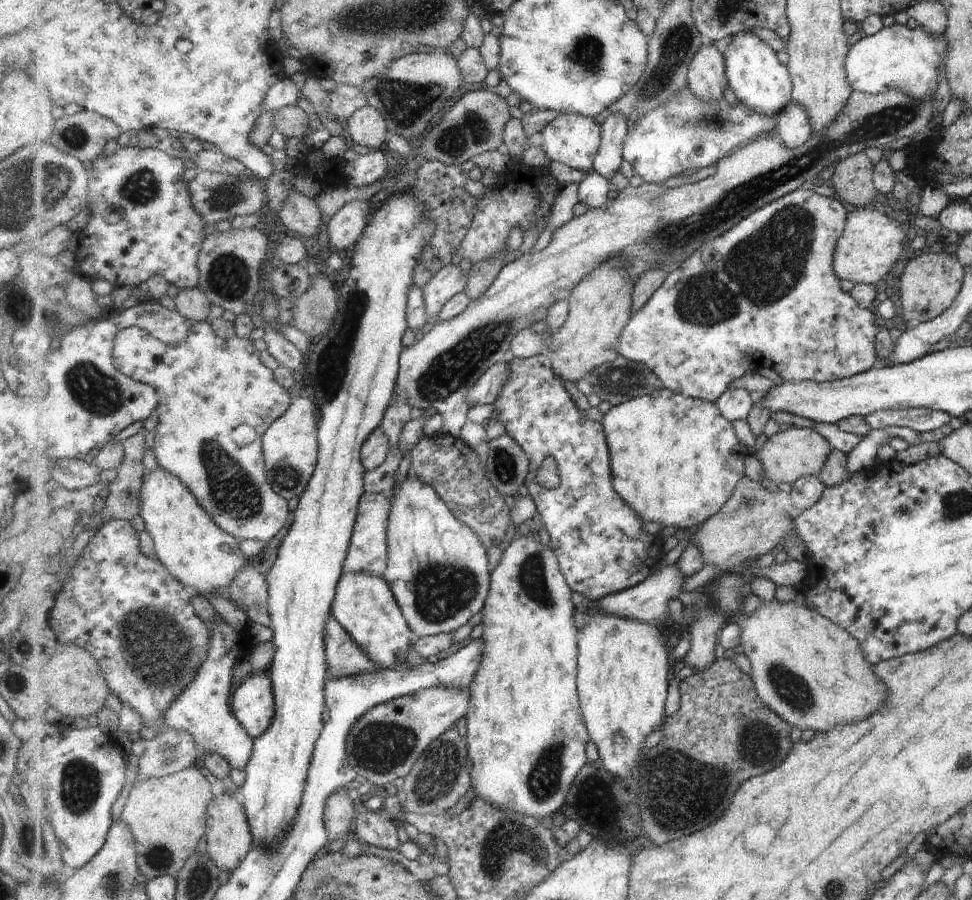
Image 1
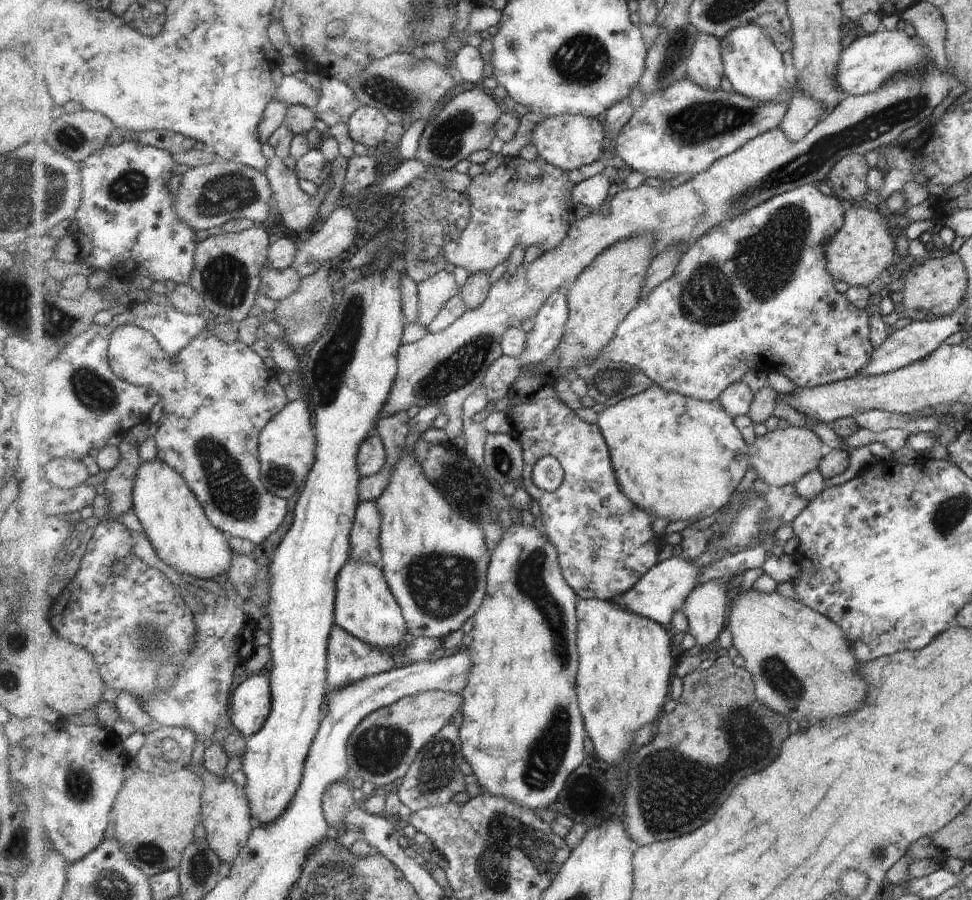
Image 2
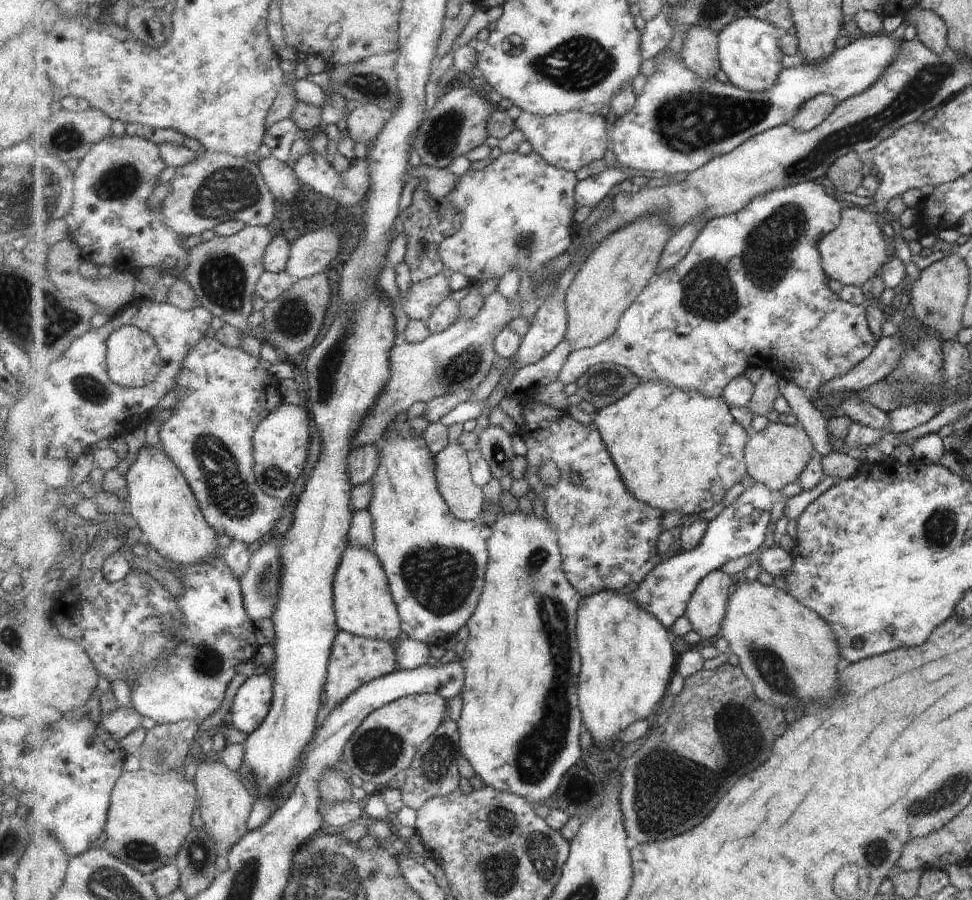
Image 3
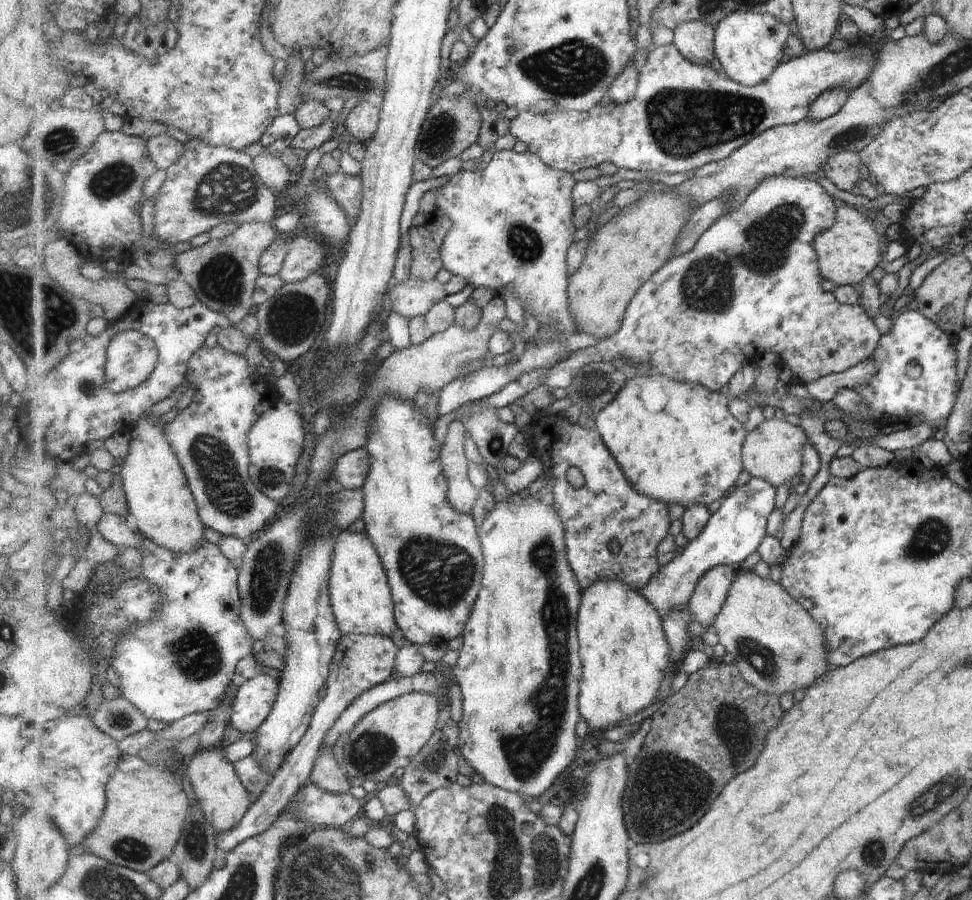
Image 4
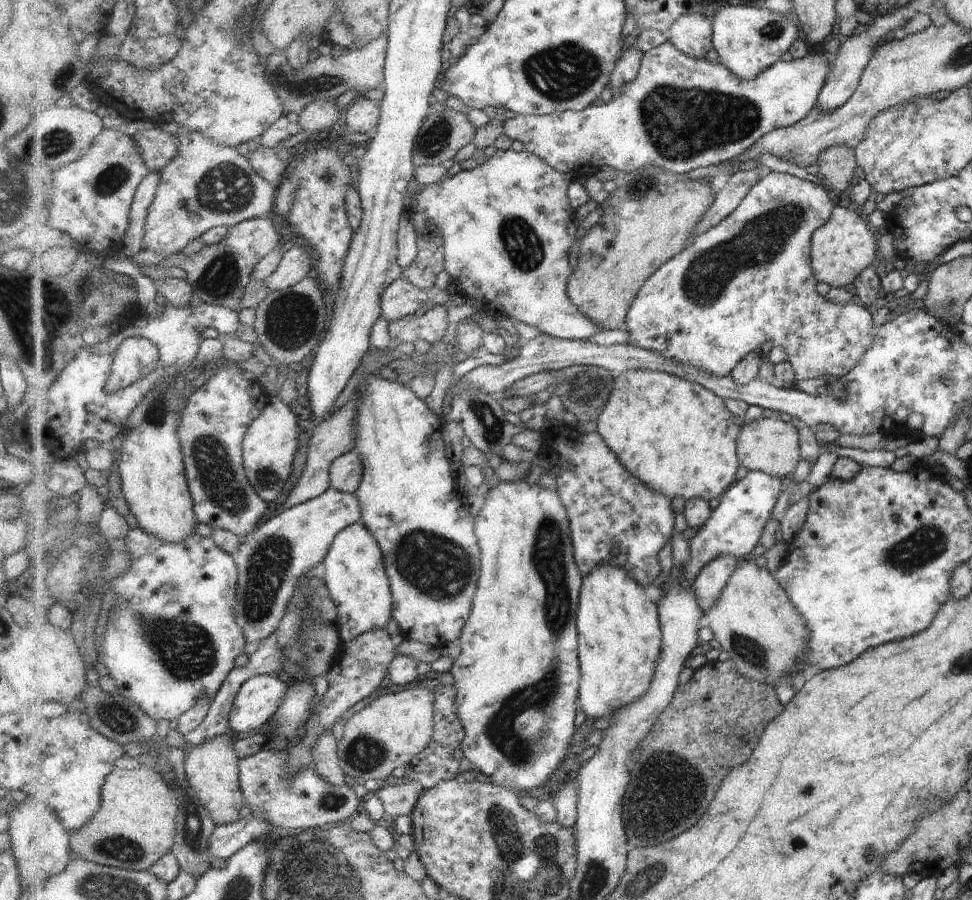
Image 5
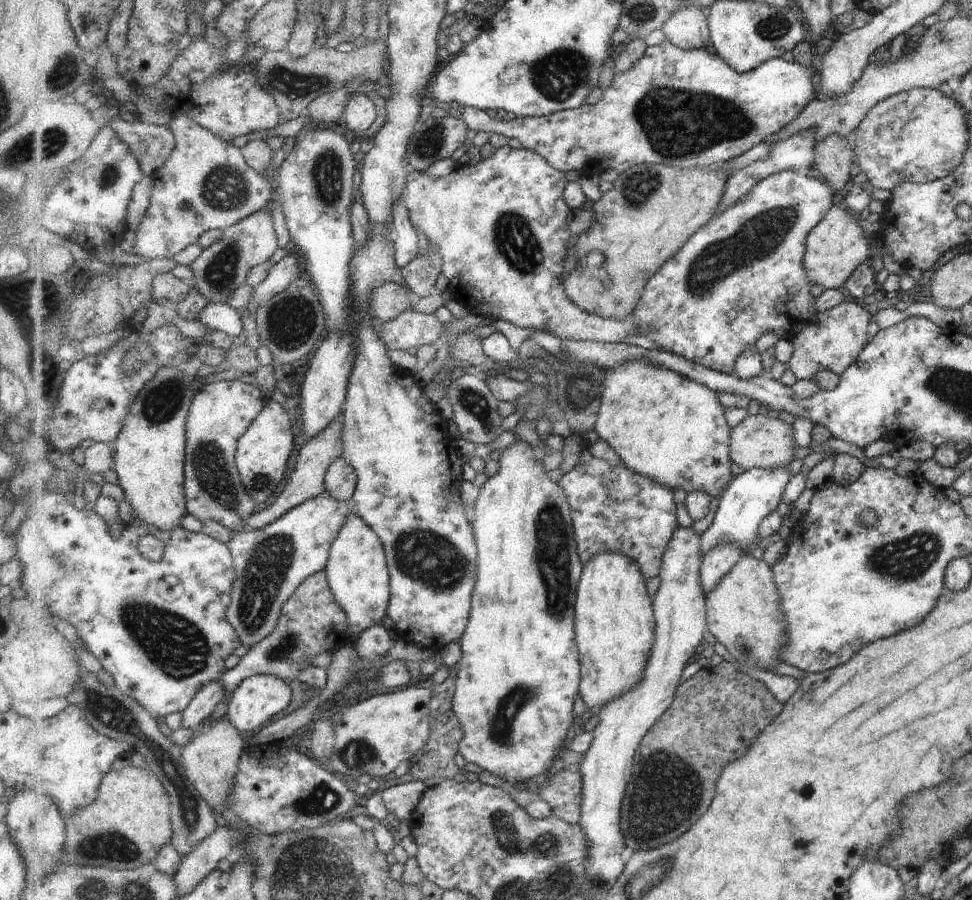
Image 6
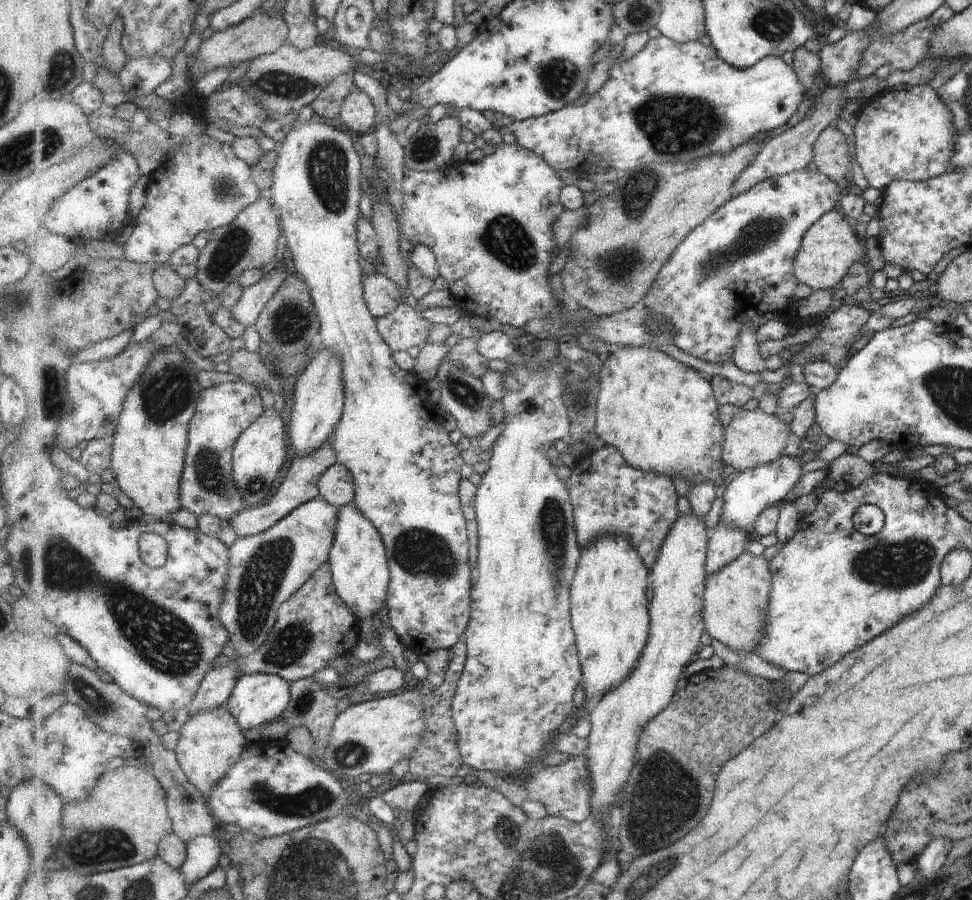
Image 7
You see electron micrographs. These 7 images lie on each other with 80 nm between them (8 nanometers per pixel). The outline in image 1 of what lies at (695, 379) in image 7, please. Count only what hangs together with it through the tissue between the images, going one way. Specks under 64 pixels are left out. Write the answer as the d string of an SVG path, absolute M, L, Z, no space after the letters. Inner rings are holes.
M667 388L613 407L601 424L610 446L615 490L627 504L631 502L629 506L643 522L658 522L663 527L693 528L719 514L745 477L745 458L755 452L739 440L716 401L691 398Z

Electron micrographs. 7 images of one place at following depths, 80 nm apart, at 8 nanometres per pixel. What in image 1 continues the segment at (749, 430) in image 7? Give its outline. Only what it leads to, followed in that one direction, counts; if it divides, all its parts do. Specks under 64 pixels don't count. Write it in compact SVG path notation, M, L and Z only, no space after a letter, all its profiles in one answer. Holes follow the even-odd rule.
M790 426L787 430L778 432L765 443L762 449L755 449L755 457L761 462L767 478L775 484L788 482L795 484L800 478L808 476L818 477L823 470L826 458L833 451L829 443L810 428L795 428Z

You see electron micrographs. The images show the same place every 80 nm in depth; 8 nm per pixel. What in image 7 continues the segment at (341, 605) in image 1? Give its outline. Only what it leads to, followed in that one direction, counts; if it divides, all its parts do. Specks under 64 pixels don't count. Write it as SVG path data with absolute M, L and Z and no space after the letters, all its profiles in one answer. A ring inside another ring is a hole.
M354 504L341 507L329 564L337 594L354 612L357 620L367 620L386 607L390 589L390 562L379 529Z

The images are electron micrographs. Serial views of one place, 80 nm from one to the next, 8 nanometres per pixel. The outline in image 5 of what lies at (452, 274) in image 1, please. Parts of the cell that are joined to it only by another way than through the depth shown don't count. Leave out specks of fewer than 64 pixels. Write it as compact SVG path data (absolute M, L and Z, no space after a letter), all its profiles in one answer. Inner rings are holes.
M401 277L392 282L382 296L382 316L389 321L407 318L425 306L447 304L449 294L437 286L427 290L419 288L408 278Z

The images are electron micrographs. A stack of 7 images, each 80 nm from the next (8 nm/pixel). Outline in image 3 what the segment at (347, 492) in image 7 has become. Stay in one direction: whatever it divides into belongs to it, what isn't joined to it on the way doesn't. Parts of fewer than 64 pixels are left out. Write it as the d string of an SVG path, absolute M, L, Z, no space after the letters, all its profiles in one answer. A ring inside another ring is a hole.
M376 444L355 447L348 458L349 474L354 486L373 481L380 467L380 448Z

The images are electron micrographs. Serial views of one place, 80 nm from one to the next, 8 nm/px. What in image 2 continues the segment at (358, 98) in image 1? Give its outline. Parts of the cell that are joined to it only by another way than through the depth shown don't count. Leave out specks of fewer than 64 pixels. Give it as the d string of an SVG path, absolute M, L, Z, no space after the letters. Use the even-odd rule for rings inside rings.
M319 76L322 95L315 109L319 120L329 127L344 122L348 124L352 114L362 106L352 88L335 77Z

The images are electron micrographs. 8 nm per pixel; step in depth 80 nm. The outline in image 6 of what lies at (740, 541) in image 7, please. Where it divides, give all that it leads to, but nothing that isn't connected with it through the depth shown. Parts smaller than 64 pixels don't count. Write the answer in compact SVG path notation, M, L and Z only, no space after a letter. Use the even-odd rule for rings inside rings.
M722 543L702 560L700 570L703 590L713 592L716 586L725 578L731 569L743 558L744 552L731 543Z

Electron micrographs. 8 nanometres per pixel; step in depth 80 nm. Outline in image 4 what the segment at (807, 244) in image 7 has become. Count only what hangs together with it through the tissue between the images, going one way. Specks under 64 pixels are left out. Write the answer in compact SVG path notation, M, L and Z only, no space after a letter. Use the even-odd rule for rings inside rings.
M835 204L836 221L815 239L814 247L818 252L818 265L822 277L837 286L859 284L879 262L879 240L871 222L857 212L857 208L848 204Z

